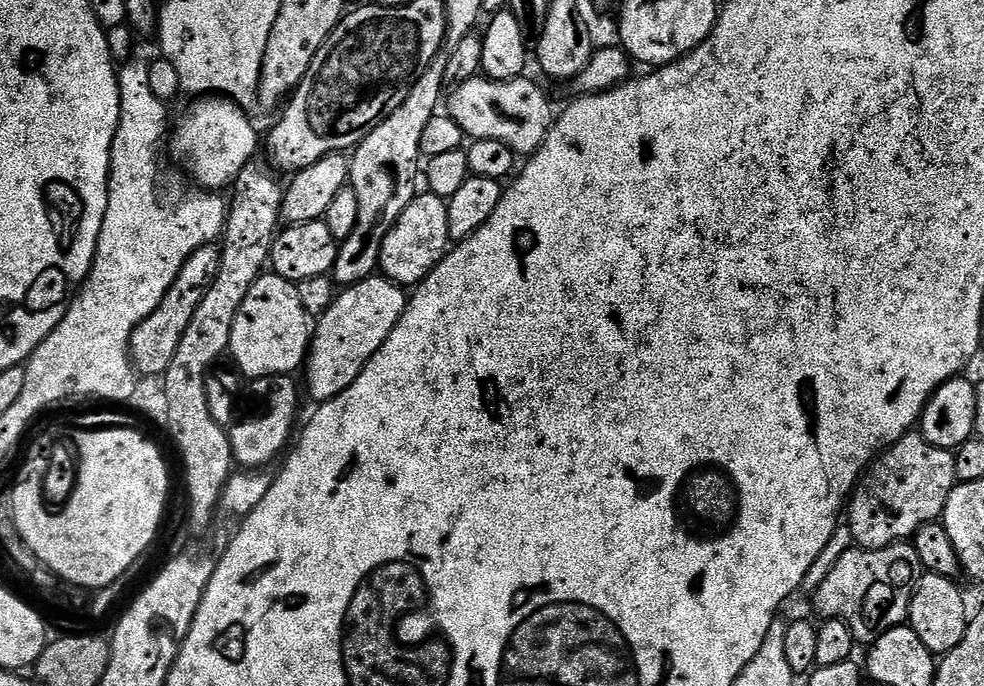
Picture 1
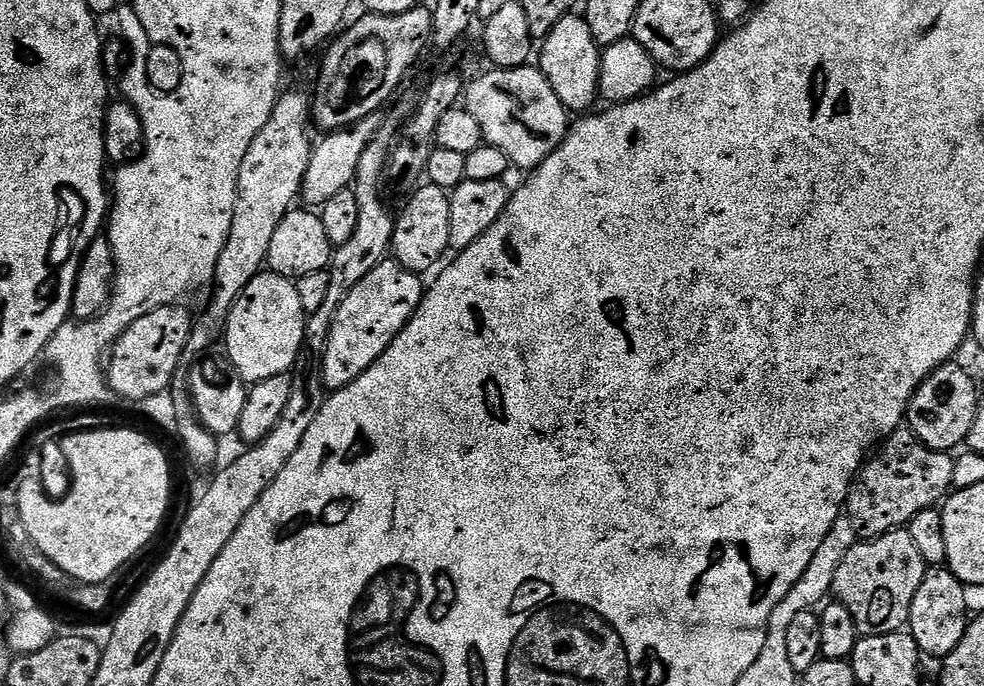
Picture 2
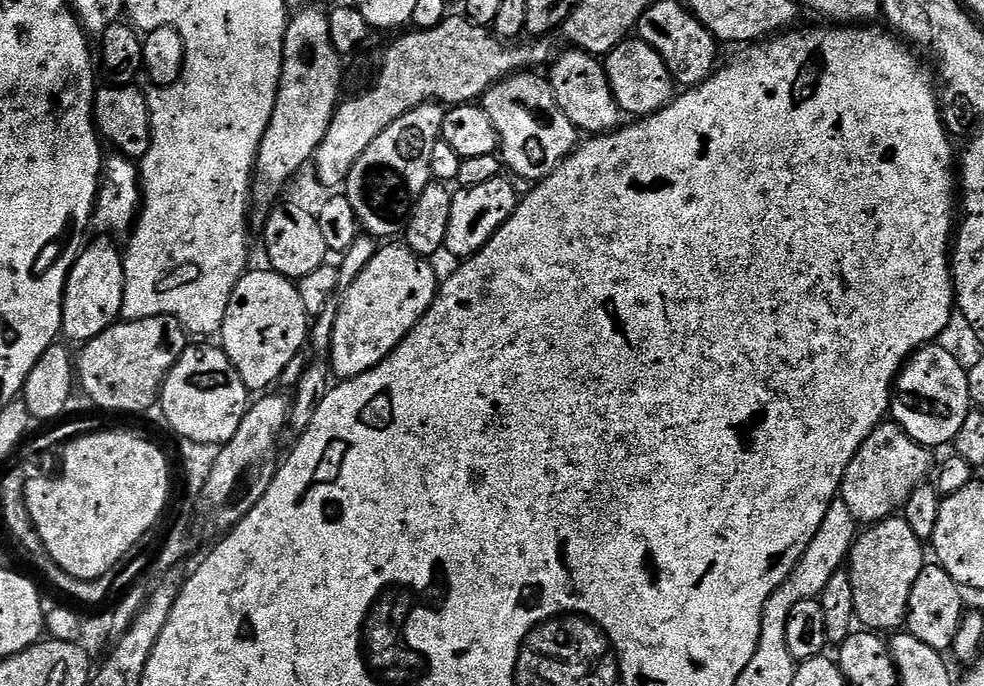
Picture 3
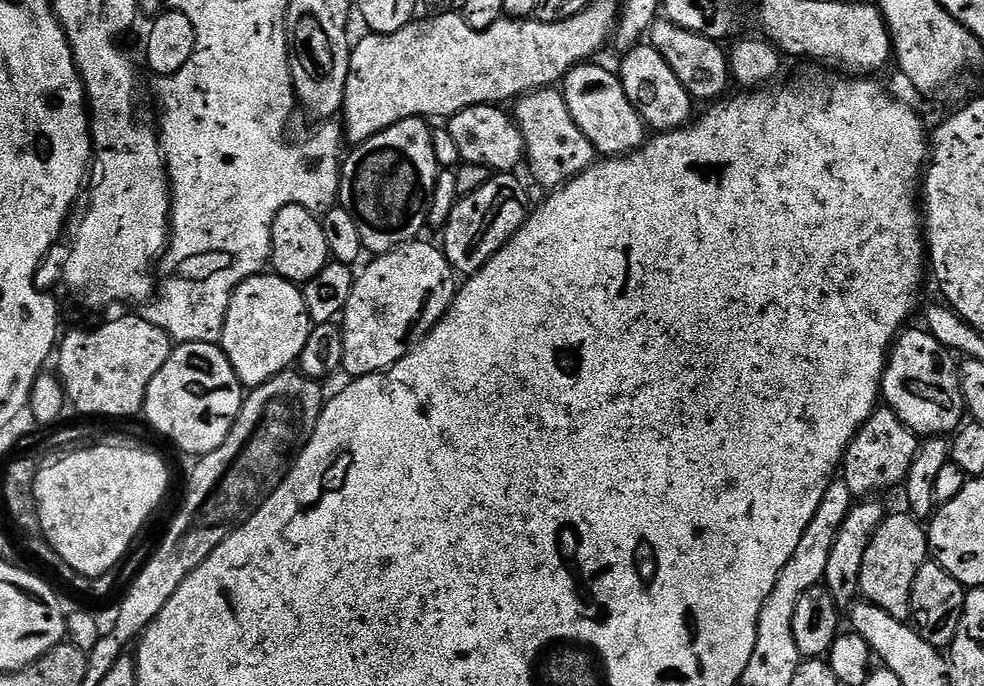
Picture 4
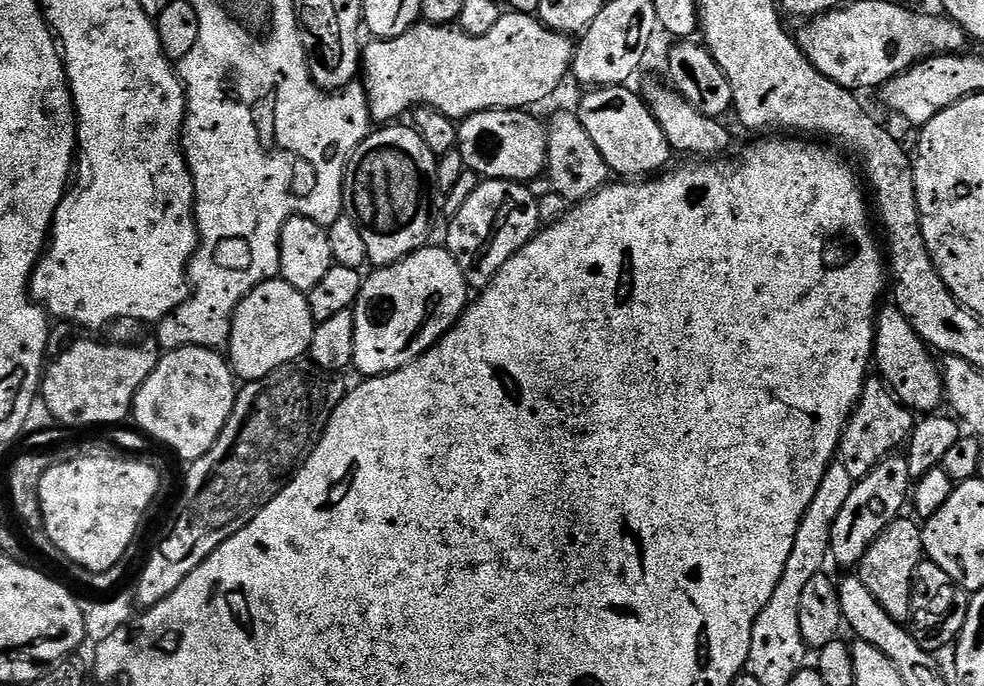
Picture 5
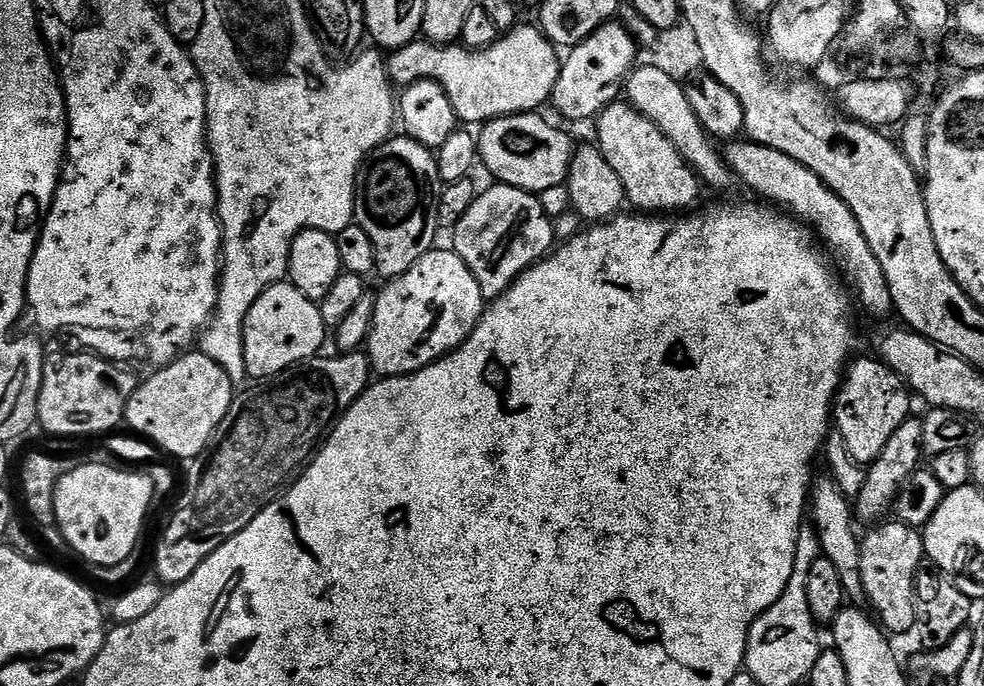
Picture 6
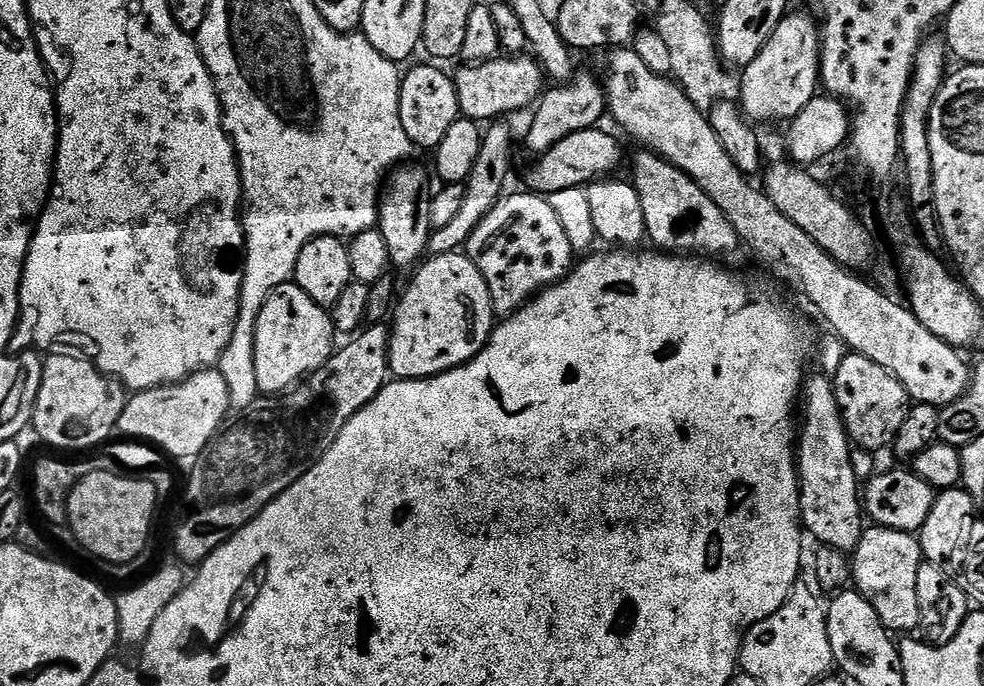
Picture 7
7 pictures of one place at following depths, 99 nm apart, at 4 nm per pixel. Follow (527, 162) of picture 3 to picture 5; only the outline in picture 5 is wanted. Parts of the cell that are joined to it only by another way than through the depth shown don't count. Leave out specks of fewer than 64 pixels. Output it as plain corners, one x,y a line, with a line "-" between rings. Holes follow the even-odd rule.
575,111
560,112
553,118
548,129
548,167
547,179
552,179
552,188
567,202
588,200
600,191
610,180
610,169
606,158
598,154
598,146
590,139
590,134
582,126

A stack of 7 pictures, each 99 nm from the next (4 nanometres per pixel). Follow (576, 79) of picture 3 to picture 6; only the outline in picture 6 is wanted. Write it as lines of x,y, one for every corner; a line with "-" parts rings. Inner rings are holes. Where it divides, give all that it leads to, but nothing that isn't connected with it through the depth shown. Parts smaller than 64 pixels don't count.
617,102
606,106
606,110
600,112
594,121
594,127
595,143
606,162
610,162
610,170
614,170
618,178
622,178
627,203
636,207
633,209
644,214
684,214
697,207
696,199
700,196
700,188
702,189
700,177
688,167
682,154
678,154
674,142
670,142
670,138
666,138
666,134
662,134
662,130
658,130
658,126
650,122
650,118
643,116
627,102

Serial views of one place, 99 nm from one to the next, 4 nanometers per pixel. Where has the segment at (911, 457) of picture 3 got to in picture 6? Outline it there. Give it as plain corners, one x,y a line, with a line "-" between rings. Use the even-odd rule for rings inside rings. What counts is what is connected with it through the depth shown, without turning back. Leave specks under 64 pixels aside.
864,356
861,360
853,359
847,365
840,388
836,391
834,401
834,428
842,434
842,442
846,442
846,450
850,450
850,458
854,462
870,466
882,454
886,442
902,422
913,415
913,393
904,379
889,368
883,360

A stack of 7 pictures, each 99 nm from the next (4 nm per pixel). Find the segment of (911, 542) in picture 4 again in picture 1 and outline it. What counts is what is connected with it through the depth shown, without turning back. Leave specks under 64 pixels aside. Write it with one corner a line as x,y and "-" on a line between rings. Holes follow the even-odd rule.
901,542
885,548
853,546
838,558
830,574
826,574
815,593
816,608
821,617
843,622
859,641
875,641
908,620
908,607
912,605
912,593
921,572
920,559
911,543

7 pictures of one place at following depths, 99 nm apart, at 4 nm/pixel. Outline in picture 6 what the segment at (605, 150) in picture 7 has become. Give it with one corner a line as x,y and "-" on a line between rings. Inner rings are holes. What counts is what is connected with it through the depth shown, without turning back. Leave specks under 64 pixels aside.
521,112
518,116
499,116
490,120
479,129
476,136
476,150
479,163
493,177
493,181
509,184
518,190
526,190
539,194
546,190
554,190
554,186
564,184
568,179
570,162
574,151
574,143
564,132
559,132
548,120
543,120
536,112

